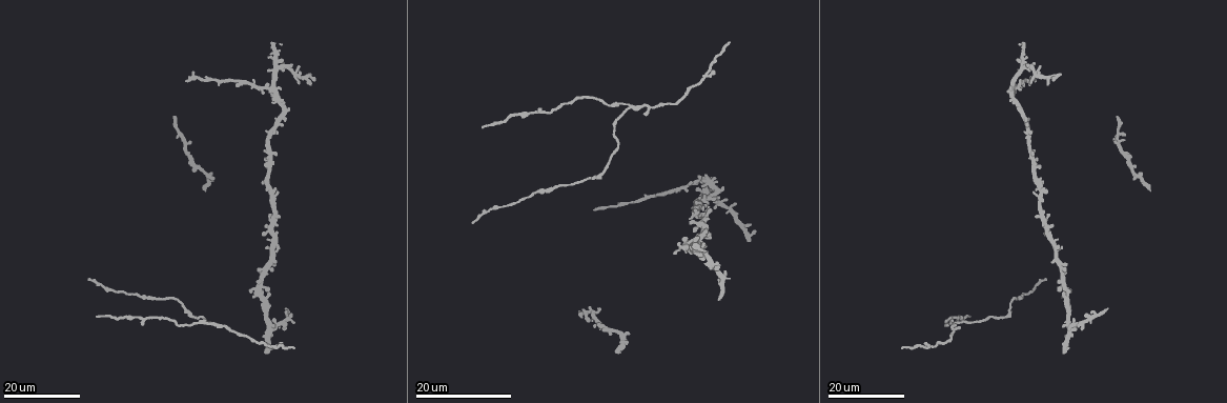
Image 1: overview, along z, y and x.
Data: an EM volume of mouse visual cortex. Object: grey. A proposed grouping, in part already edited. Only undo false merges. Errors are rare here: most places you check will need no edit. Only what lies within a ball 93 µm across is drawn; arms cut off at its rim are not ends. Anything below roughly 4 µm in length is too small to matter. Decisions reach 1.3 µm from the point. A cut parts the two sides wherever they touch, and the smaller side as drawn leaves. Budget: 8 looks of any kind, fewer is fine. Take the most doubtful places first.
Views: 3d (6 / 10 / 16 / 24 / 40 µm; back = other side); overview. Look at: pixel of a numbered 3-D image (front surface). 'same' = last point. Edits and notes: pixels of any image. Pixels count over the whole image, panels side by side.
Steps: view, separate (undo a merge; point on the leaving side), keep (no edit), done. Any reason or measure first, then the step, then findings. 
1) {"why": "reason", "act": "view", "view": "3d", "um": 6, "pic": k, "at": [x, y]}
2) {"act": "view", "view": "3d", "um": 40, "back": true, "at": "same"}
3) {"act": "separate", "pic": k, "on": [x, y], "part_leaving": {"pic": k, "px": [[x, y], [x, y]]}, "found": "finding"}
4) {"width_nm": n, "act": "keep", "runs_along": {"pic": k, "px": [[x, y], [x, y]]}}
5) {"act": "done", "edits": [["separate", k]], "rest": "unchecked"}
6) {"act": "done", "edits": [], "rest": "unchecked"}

{"act": "view", "view": "3d", "um": 24, "pic": 1, "at": [631, 105]}

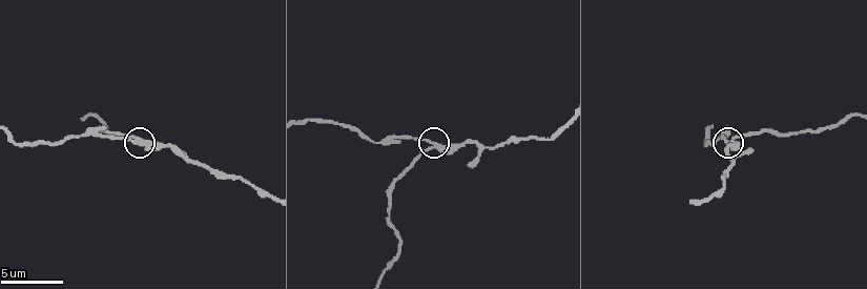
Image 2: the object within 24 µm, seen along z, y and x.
{"act": "view", "view": "3d", "um": 10, "pic": 2, "at": [137, 143]}

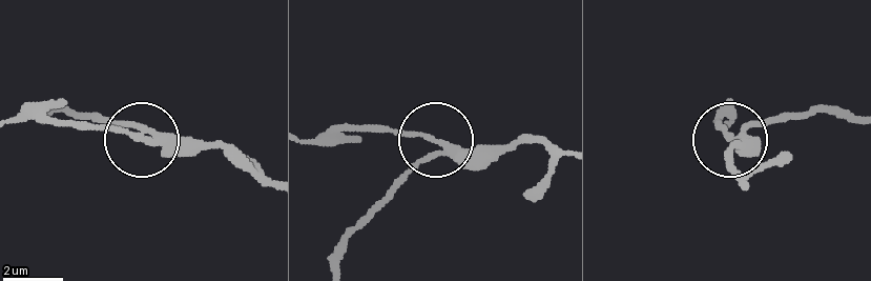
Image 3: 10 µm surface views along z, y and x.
{"width_nm": 190, "act": "keep", "runs_along": {"pic": 3, "px": [[336, 264], [351, 226], [432, 143], [515, 151]]}, "found": "continuous, no second neuron"}

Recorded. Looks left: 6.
{"act": "view", "view": "3d", "um": 24, "pic": 1, "at": [685, 248]}

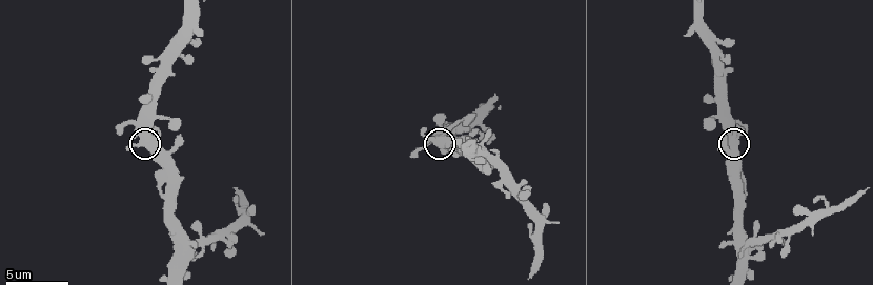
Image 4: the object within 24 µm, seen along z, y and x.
{"act": "view", "view": "3d", "um": 10, "pic": 4, "at": [438, 140]}

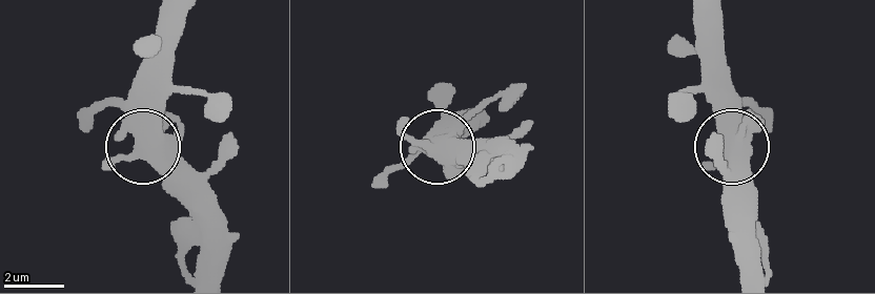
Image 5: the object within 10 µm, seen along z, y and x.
{"act": "keep", "runs_along": {"pic": 5, "px": [[481, 118], [443, 150], [491, 150]]}, "found": "continuous, no second neuron"}

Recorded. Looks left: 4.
{"why": "three arms meet", "act": "view", "view": "3d", "um": 24, "pic": 1, "at": [1009, 314]}

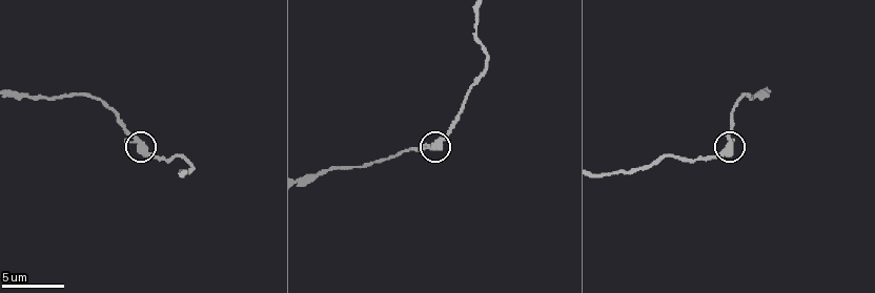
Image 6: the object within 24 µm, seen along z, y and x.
{"act": "view", "view": "3d", "um": 6, "pic": 6, "at": [731, 145]}

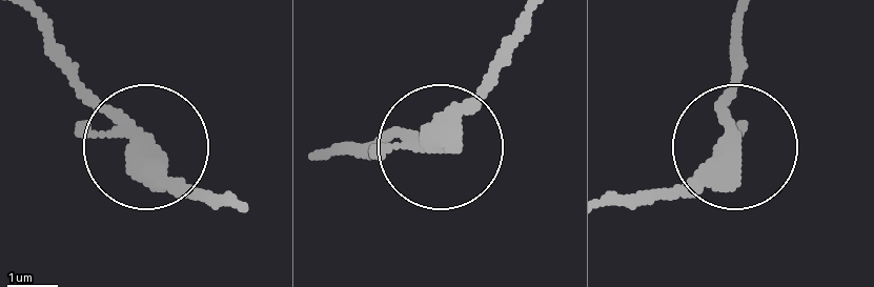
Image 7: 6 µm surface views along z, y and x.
{"width_nm": 360, "act": "keep", "found": "all the same neuron"}

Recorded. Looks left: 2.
{"why": "branch point", "act": "view", "view": "3d", "um": 6, "pic": 4, "at": [498, 161]}

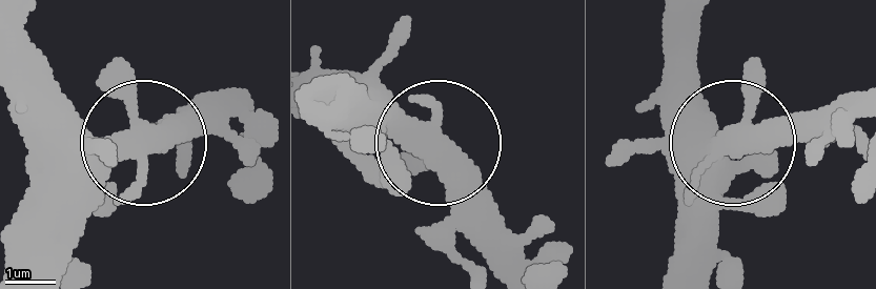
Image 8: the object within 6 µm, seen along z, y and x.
{"act": "view", "view": "3d", "um": 6, "back": true, "pic": 8, "at": [436, 132]}

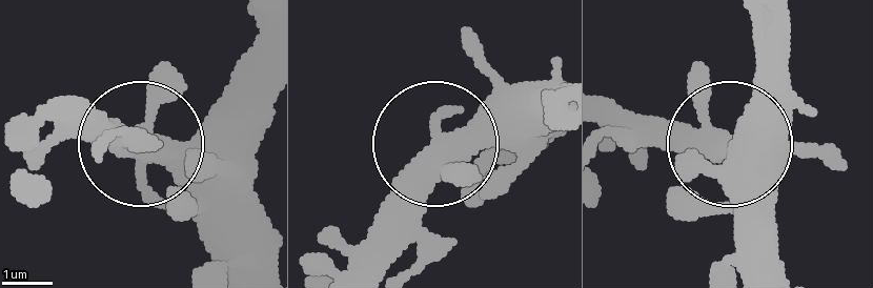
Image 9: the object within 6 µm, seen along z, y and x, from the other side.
{"side_arm_um": 6, "act": "keep", "found": "continuous, no second neuron"}

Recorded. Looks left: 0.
{"act": "done", "edits": [], "rest": "unchecked"}

